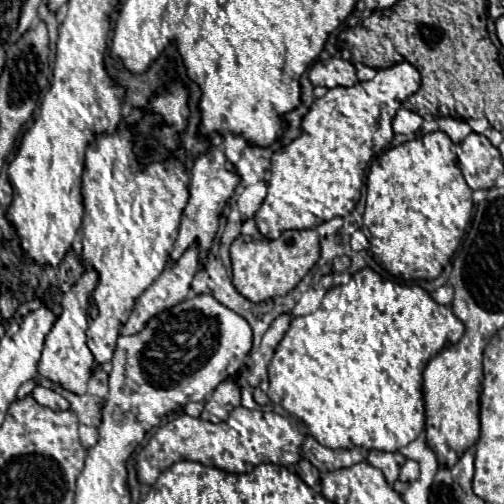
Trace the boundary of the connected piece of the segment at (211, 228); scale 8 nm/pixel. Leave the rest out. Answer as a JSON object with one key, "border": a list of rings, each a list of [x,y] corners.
{"border":[[[217,146],[215,154],[205,154],[193,164],[191,182],[189,182],[189,202],[183,210],[179,238],[175,240],[175,246],[173,246],[173,252],[171,252],[171,262],[177,262],[183,256],[183,252],[191,246],[197,246],[199,260],[207,262],[209,248],[211,248],[215,232],[219,228],[219,216],[221,216],[227,200],[233,196],[233,190],[235,190],[237,182],[239,182],[239,176],[225,168],[223,146]]]}

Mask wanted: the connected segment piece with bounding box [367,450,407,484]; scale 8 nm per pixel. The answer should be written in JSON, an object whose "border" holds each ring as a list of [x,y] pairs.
{"border":[[[371,450],[369,456],[367,456],[367,462],[375,468],[379,468],[387,482],[393,484],[397,478],[399,478],[399,470],[403,466],[407,458],[401,454],[401,452],[377,452],[377,450]]]}

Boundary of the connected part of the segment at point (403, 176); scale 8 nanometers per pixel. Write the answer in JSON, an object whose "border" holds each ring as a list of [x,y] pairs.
{"border":[[[431,132],[419,140],[383,150],[369,168],[363,232],[367,234],[373,256],[395,278],[435,280],[460,246],[463,232],[471,218],[471,210],[471,188],[465,184],[465,178],[457,166],[455,144],[445,132]]]}

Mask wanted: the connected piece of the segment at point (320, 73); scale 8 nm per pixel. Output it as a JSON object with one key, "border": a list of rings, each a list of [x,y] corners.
{"border":[[[317,60],[311,70],[309,70],[309,80],[313,86],[325,86],[325,88],[335,88],[335,86],[353,86],[357,84],[357,74],[355,66],[347,60]]]}

